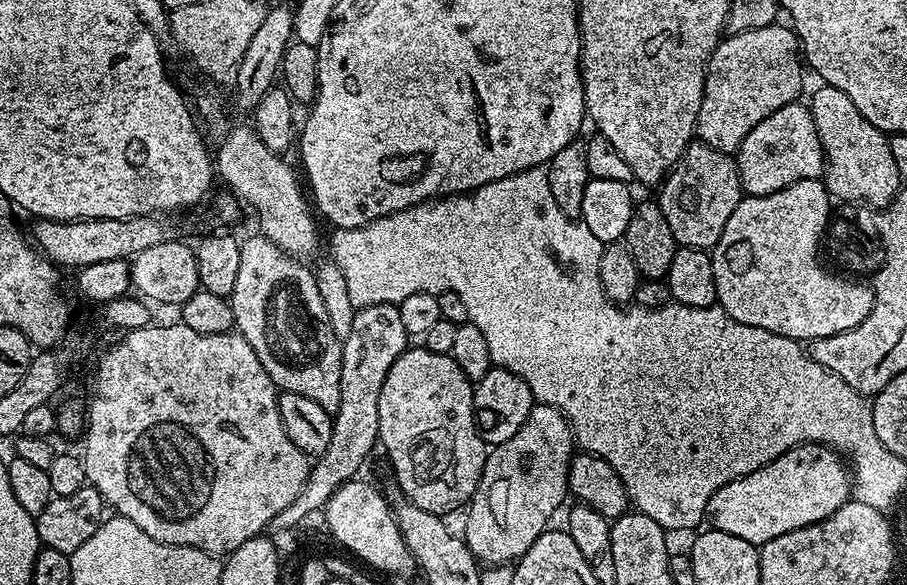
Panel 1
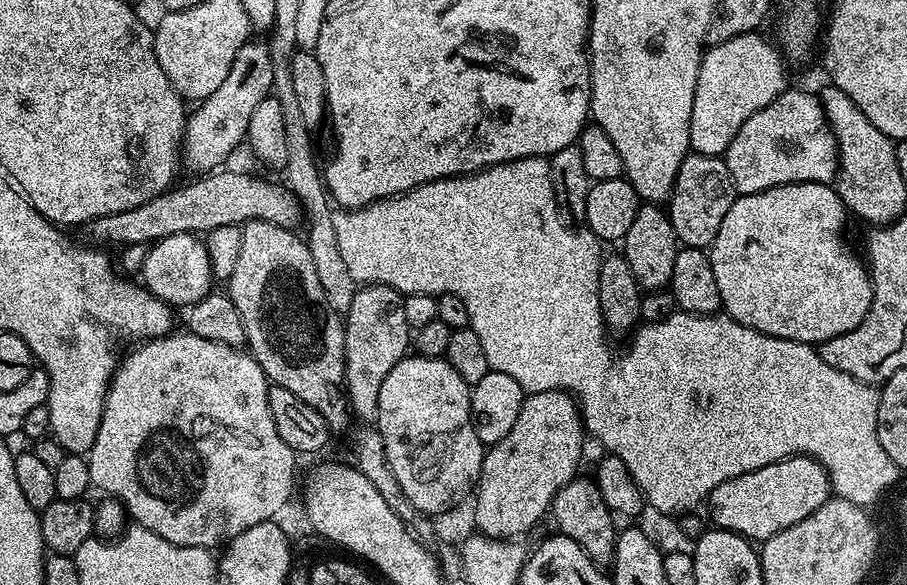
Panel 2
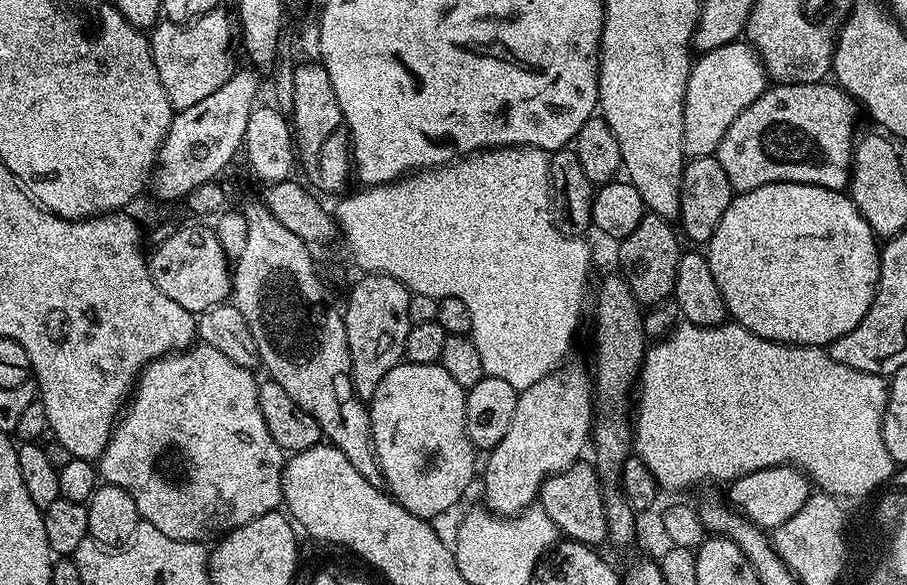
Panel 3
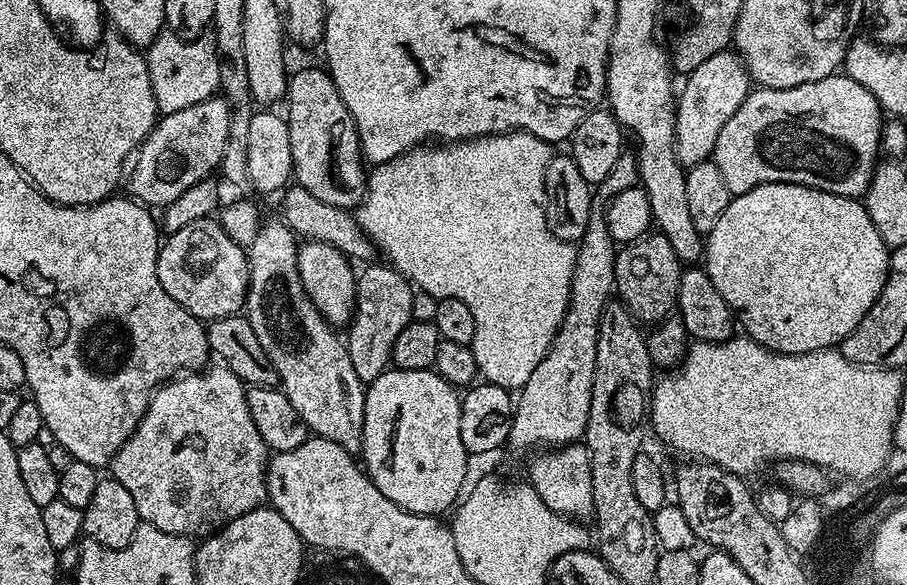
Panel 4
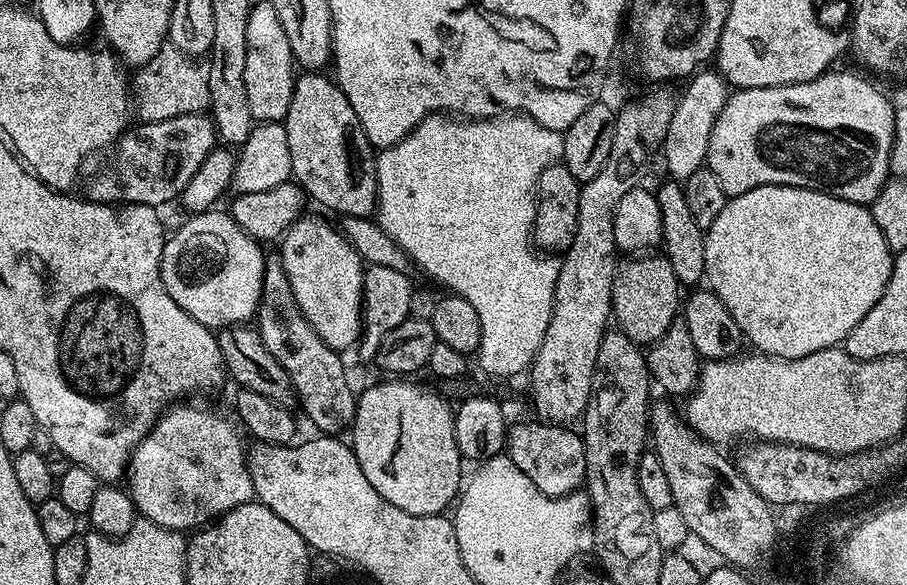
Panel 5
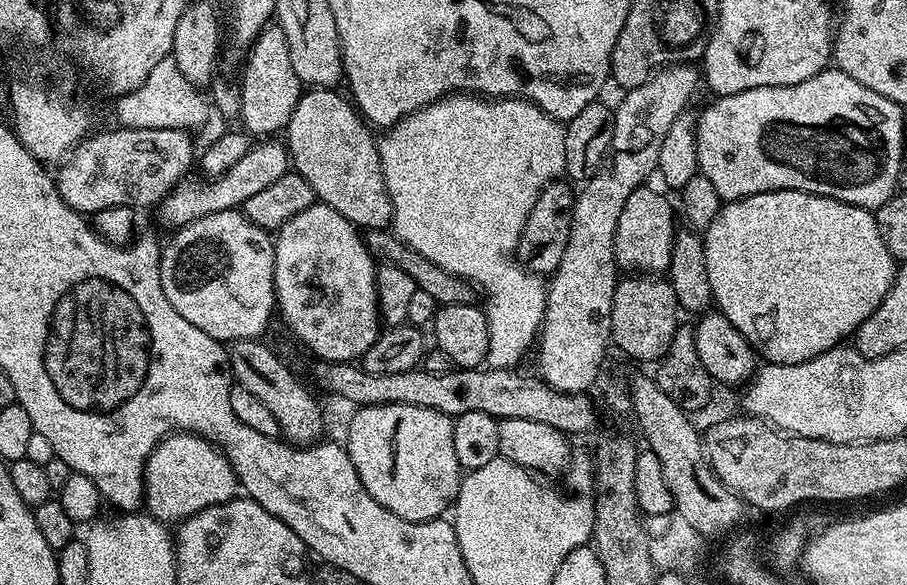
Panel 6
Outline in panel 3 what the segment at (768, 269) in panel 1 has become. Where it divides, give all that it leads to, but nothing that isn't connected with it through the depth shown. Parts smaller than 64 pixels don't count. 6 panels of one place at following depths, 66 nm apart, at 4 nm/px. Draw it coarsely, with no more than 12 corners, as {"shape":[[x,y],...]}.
{"shape":[[733,195],[706,245],[729,317],[818,348],[862,322],[878,237],[851,195]]}

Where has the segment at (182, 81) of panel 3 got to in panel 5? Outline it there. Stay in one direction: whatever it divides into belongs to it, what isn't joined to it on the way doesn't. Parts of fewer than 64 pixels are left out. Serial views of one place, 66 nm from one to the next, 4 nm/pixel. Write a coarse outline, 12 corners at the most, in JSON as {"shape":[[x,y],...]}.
{"shape":[[173,44],[139,65],[134,112],[153,124],[210,105],[208,73]]}

